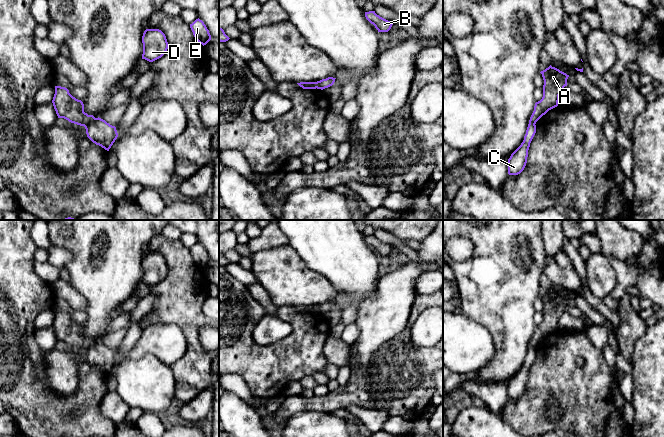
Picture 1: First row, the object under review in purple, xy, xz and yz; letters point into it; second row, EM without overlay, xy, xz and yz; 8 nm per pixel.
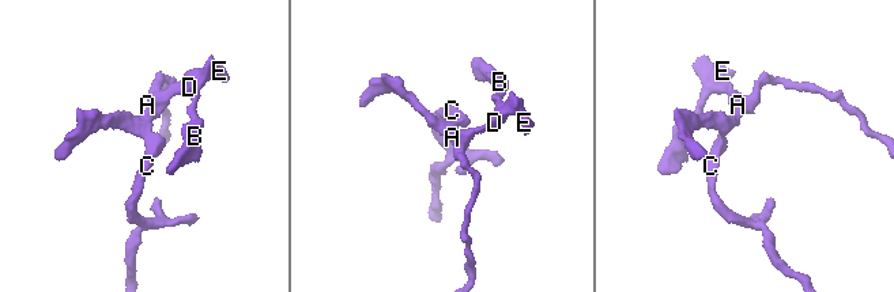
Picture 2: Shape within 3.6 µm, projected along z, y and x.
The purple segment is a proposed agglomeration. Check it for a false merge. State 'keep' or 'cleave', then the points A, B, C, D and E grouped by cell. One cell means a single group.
cleave | A B D E / C

